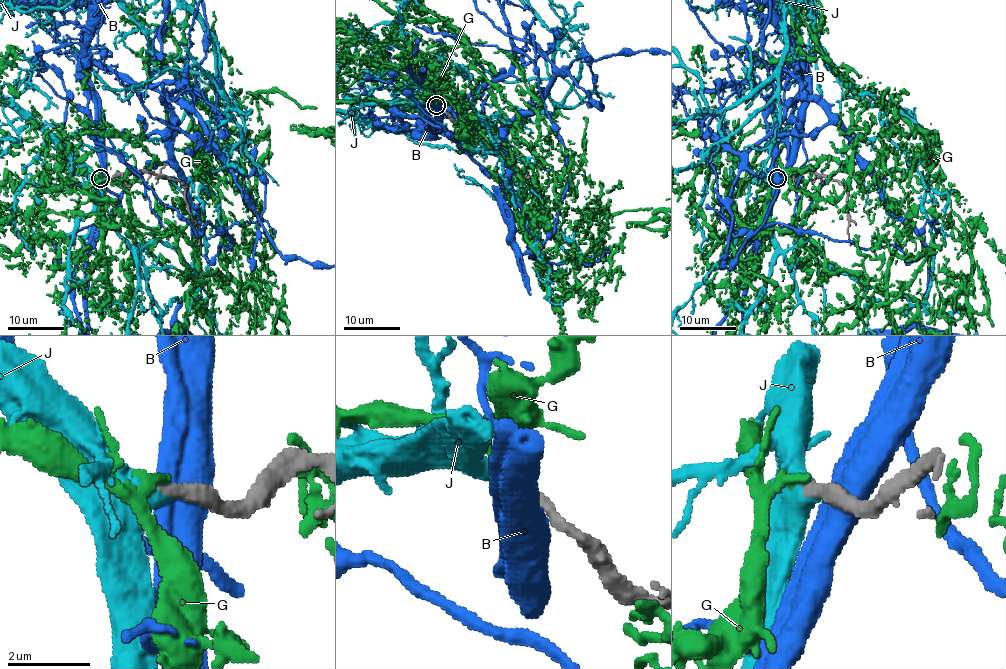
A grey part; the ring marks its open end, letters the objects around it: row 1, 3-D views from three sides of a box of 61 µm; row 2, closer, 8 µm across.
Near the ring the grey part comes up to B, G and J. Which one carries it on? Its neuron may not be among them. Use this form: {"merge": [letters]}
{"merge": ["J"]}

